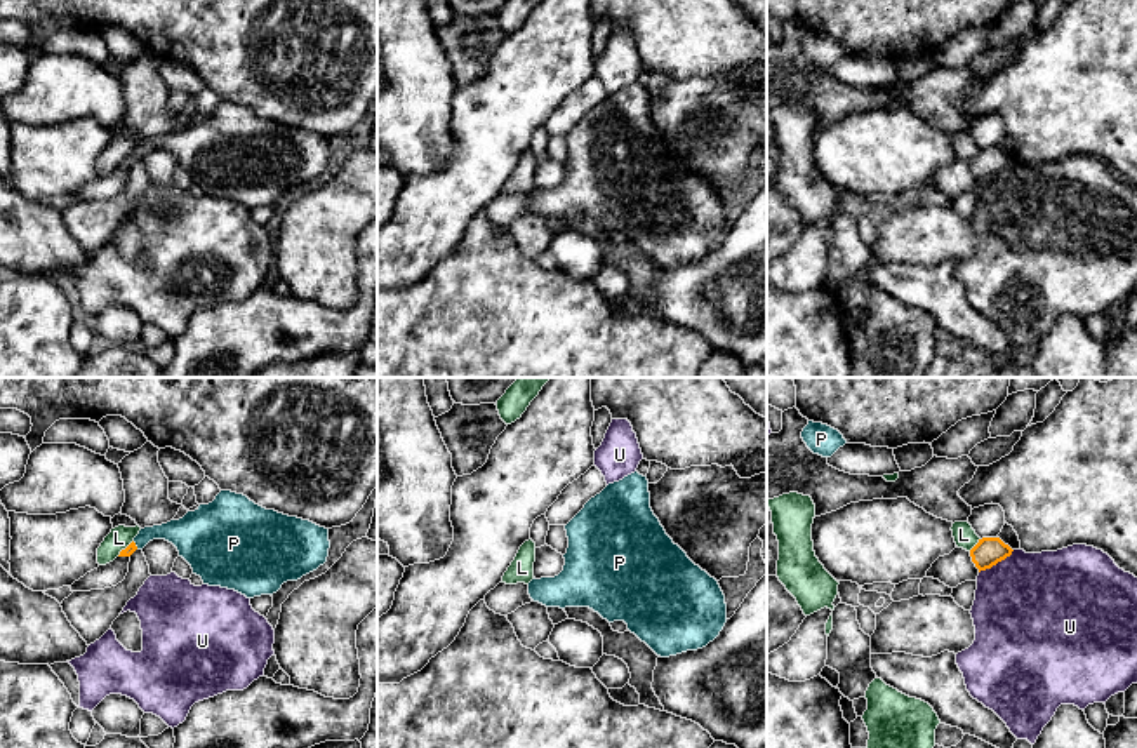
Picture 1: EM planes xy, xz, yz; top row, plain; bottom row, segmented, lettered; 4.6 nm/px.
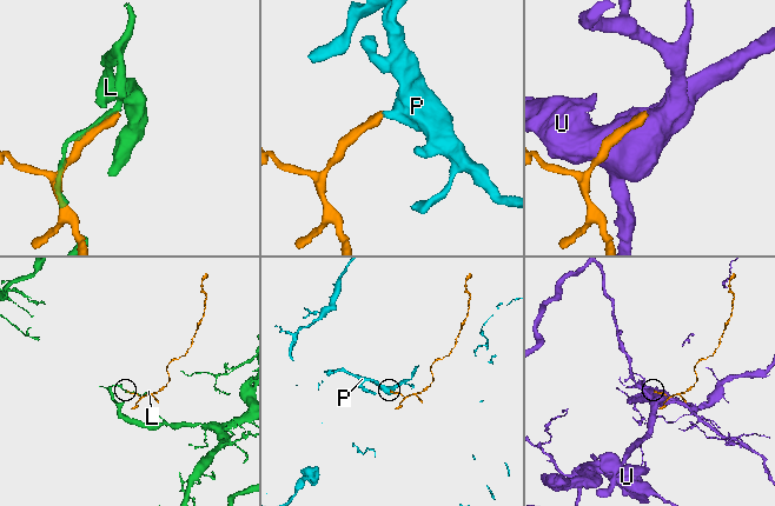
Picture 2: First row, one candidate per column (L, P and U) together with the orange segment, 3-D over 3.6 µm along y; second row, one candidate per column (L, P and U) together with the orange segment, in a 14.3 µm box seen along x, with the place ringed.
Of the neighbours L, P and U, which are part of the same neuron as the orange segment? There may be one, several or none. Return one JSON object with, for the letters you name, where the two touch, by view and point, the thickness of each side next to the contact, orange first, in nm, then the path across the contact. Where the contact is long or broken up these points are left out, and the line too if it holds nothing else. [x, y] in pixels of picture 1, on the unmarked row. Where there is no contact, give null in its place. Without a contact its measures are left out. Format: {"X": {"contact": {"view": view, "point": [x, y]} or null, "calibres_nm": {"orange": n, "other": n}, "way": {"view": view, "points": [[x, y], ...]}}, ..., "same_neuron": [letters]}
{"P": {"contact": {"view": "xy", "point": [134, 155]}, "calibres_nm": {"orange": 50, "other": 160}, "way": {"view": "xy", "points": [[131, 159], [134, 155], [150, 143], [186, 145]]}}, "same_neuron": ["P"]}

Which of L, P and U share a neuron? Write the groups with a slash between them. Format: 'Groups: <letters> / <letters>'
Groups: L / P / U

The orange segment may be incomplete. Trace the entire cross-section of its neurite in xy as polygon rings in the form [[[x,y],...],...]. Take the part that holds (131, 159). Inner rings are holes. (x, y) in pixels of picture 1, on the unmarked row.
[[[221,101],[212,113],[200,115],[179,130],[141,139],[118,167],[130,167],[153,150],[172,153],[203,195],[235,200],[247,209],[273,205],[283,193],[316,181],[327,172],[330,158],[329,139],[266,120],[231,101]]]

